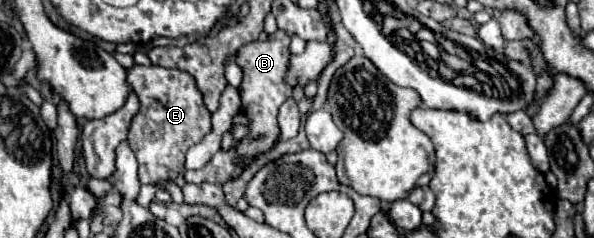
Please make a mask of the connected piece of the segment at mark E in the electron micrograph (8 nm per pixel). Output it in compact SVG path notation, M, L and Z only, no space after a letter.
M133 65L131 69L127 69L127 83L137 93L139 103L141 103L139 111L131 119L129 135L127 135L129 147L139 161L139 181L151 183L151 185L159 185L161 181L173 181L183 171L187 149L197 145L211 131L211 113L203 105L201 93L195 87L195 79L185 71L165 69L159 65L149 65L149 67Z

